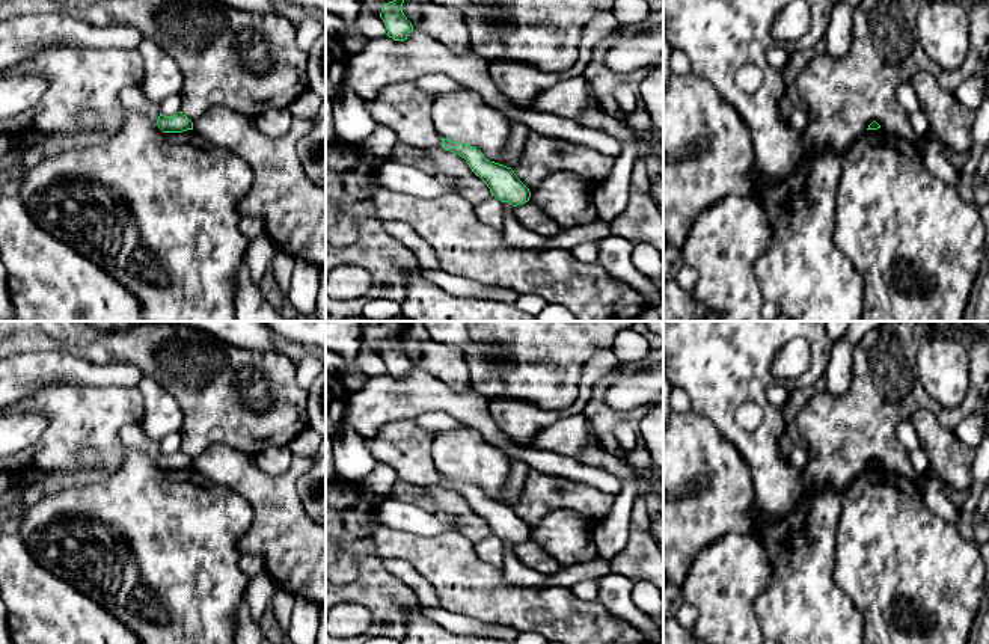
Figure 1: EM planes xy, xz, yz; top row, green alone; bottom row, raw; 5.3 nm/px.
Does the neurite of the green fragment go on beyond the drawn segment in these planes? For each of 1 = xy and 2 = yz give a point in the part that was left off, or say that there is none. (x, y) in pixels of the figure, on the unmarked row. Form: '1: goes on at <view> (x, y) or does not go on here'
1: does not go on here
2: does not go on here

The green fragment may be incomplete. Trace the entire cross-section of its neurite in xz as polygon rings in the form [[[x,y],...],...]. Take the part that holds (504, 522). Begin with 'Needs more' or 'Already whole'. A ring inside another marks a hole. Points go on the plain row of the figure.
Already whole. [[[442,475],[442,486],[466,498],[472,510],[479,514],[491,529],[491,534],[513,544],[529,538],[529,526],[517,516],[511,505],[490,499],[484,492],[464,481],[451,480]]]

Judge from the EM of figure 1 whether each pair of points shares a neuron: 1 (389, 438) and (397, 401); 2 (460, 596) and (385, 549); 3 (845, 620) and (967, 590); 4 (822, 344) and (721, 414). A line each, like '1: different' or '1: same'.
1: different
2: same
3: different
4: same

